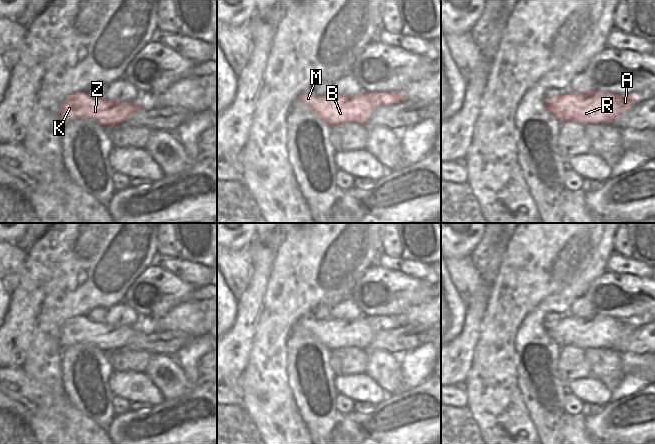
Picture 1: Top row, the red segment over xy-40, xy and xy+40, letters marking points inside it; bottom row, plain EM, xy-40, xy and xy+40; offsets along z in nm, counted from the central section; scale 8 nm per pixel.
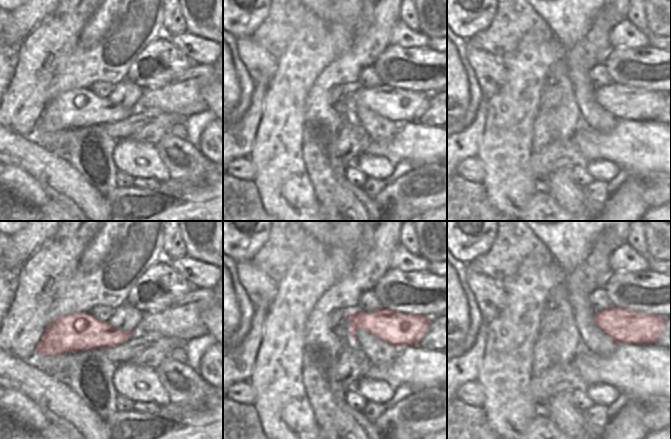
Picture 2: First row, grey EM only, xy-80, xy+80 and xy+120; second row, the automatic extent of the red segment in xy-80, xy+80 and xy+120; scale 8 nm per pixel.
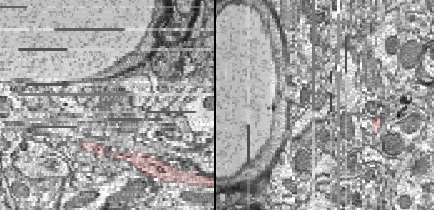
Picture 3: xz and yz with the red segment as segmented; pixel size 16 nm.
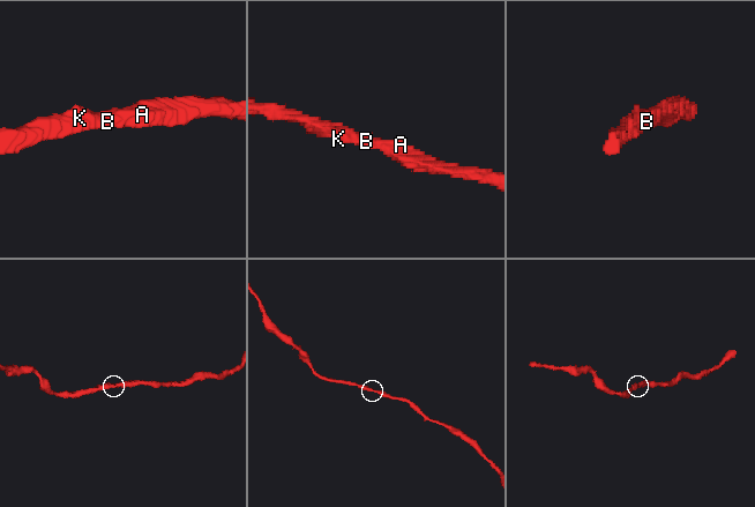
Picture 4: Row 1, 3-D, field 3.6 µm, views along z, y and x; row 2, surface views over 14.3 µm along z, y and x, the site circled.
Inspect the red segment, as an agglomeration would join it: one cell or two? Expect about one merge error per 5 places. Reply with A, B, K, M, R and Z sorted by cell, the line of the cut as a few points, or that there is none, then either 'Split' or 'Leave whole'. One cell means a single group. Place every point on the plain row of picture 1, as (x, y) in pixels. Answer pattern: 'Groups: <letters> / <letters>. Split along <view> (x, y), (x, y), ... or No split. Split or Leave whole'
Groups: A B K M R Z. No split. Leave whole.

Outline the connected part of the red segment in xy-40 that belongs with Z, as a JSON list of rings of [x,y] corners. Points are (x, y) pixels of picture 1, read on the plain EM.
[[[86,315],[66,321],[59,334],[61,352],[76,343],[92,343],[107,354],[134,341],[145,333],[136,326],[96,323]]]

